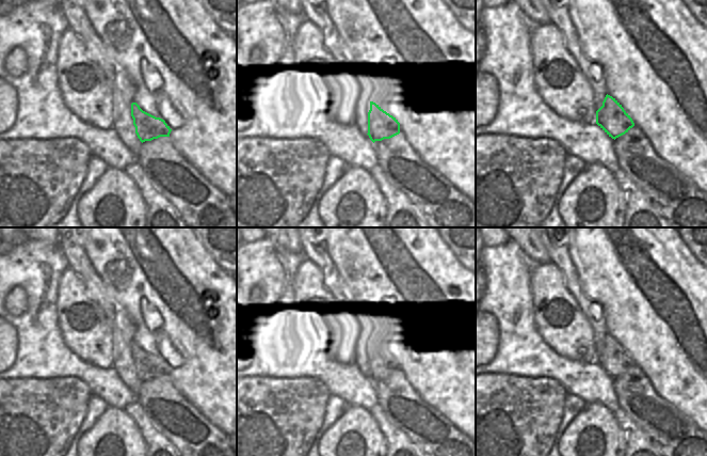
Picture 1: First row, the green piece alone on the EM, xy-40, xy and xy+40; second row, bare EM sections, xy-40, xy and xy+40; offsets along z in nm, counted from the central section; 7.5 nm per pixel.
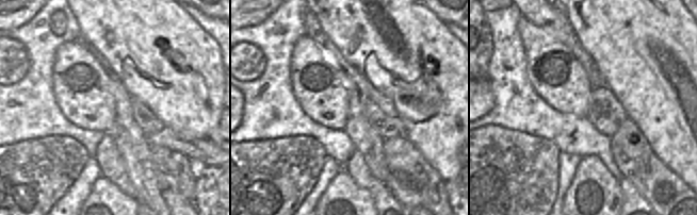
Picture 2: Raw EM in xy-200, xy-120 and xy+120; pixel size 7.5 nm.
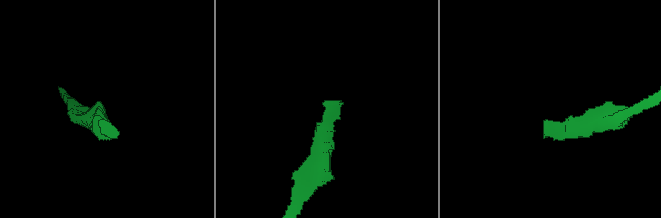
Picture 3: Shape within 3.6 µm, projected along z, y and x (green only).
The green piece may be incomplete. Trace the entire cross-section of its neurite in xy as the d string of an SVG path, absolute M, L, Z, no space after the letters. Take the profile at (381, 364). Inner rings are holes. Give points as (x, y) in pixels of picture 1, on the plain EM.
M370 341L368 351L368 373L374 382L376 398L385 415L401 429L415 445L420 456L476 456L475 440L451 424L438 410L424 402L400 372L400 362Z

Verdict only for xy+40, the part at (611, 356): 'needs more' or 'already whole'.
needs more

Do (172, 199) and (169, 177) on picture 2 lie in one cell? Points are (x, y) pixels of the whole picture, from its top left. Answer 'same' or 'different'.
different

